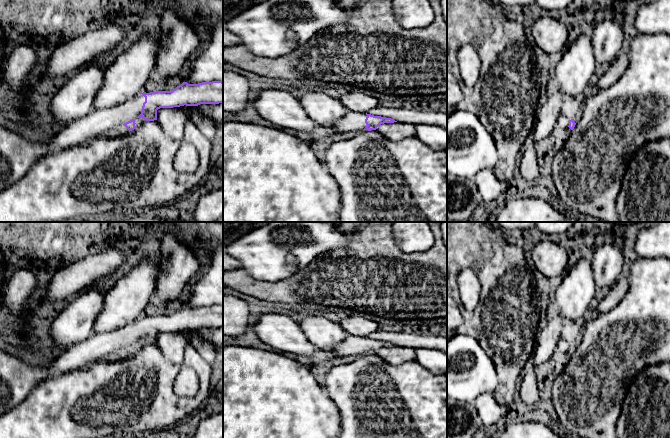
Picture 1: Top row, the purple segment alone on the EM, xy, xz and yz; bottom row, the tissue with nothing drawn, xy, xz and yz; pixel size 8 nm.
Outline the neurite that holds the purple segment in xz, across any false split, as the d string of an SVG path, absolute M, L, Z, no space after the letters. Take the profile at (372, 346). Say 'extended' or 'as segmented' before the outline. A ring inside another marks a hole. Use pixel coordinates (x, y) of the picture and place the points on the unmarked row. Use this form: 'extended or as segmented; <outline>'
extended; M349 335L344 342L325 351L332 352L336 357L345 357L350 355L361 356L365 354L376 354L381 348L394 346L397 345L391 342Z

